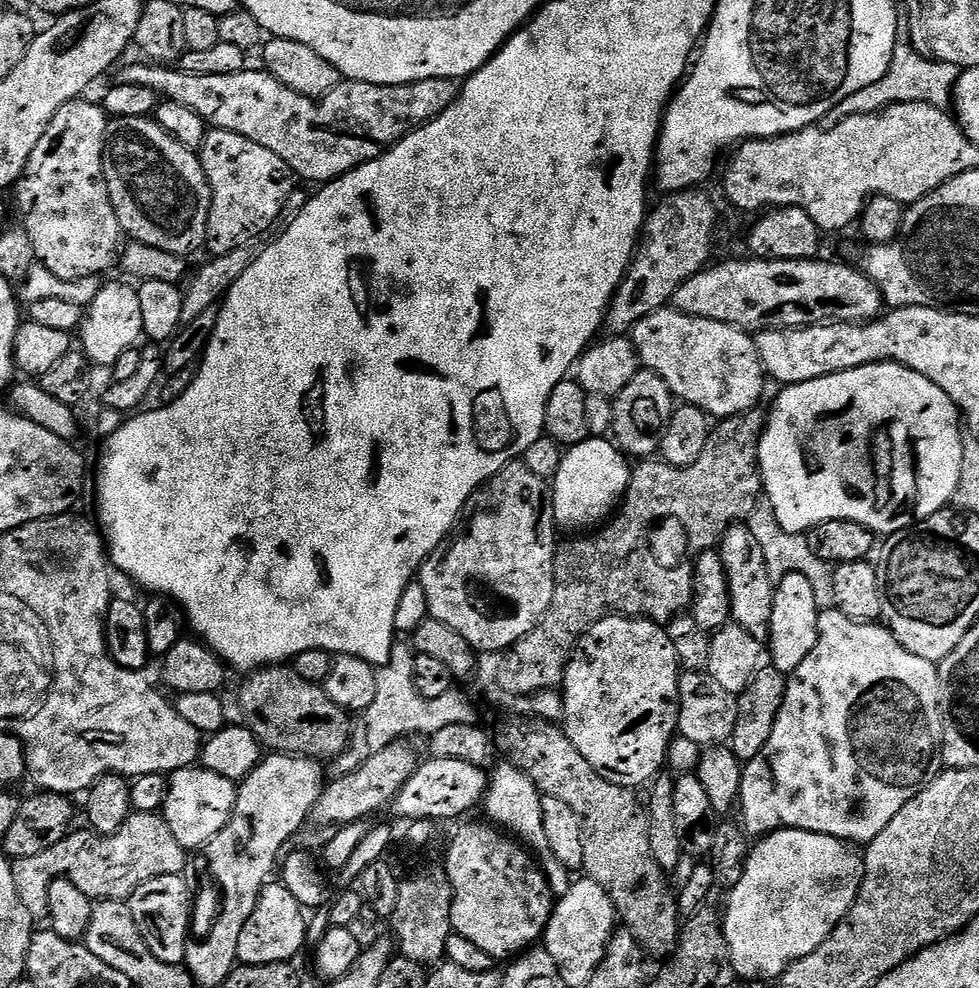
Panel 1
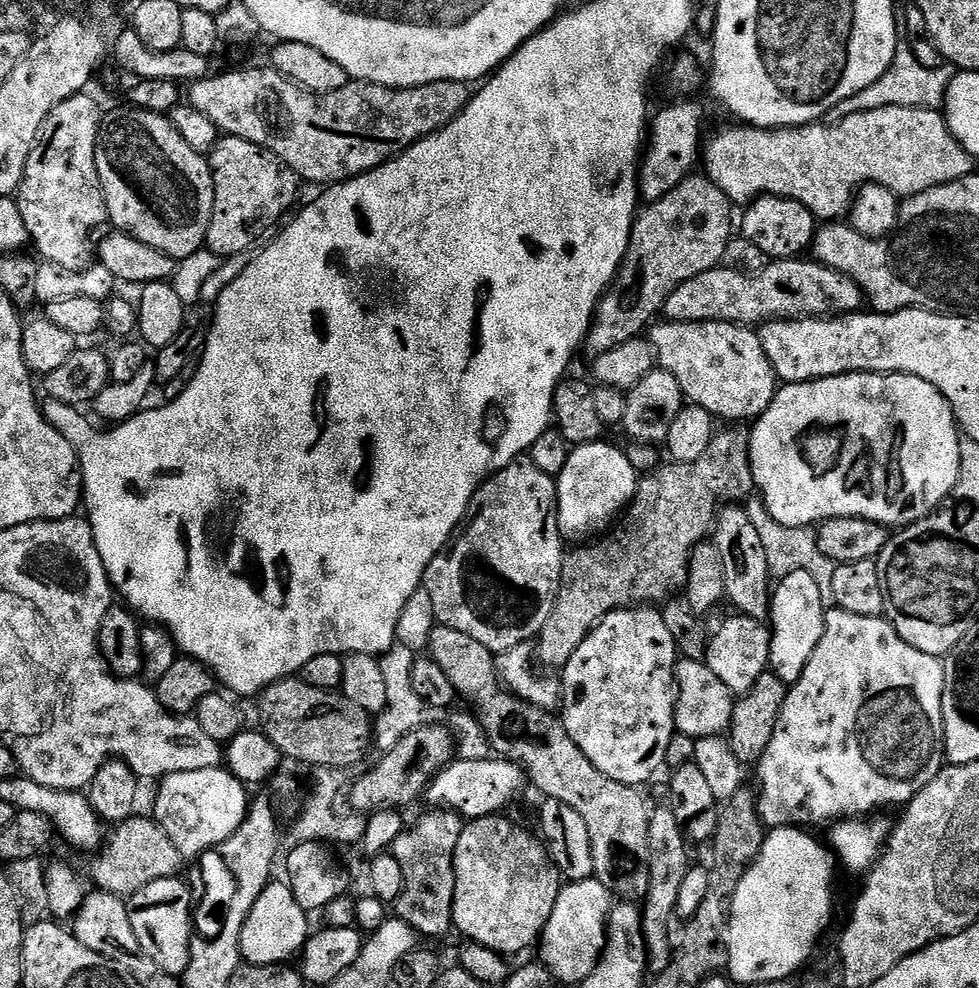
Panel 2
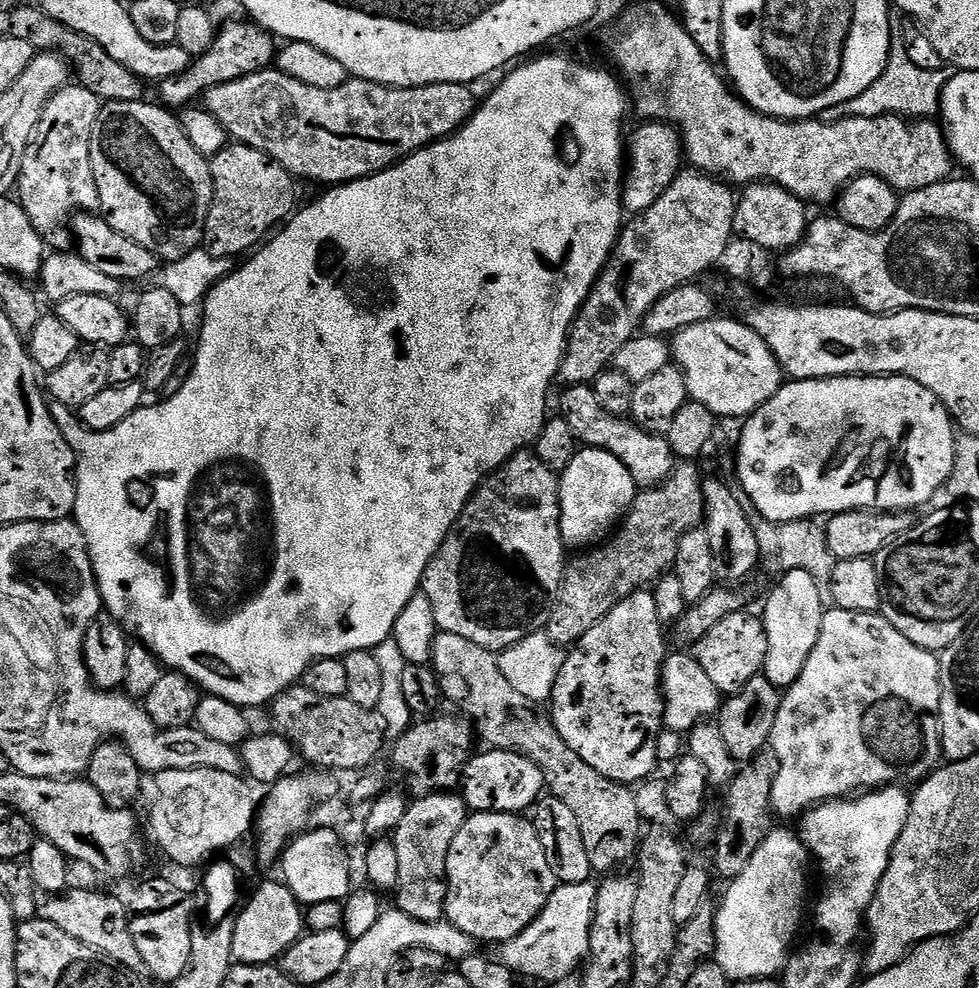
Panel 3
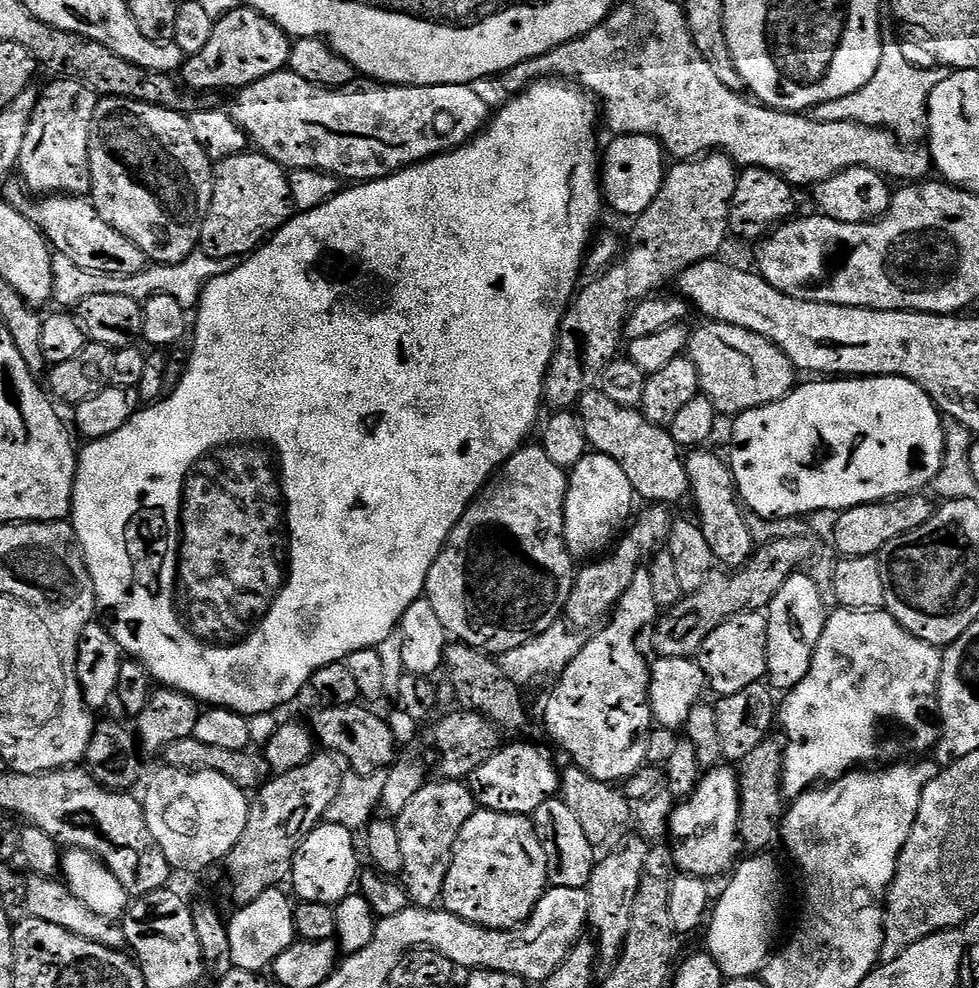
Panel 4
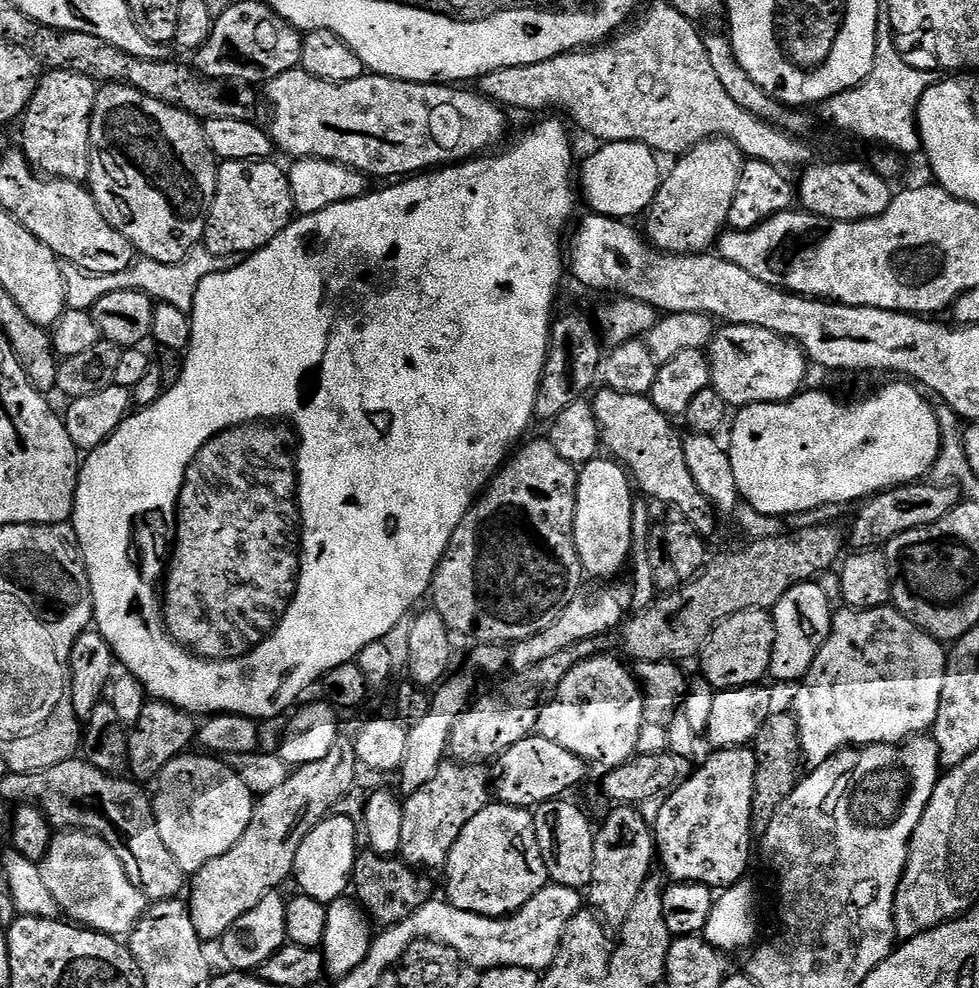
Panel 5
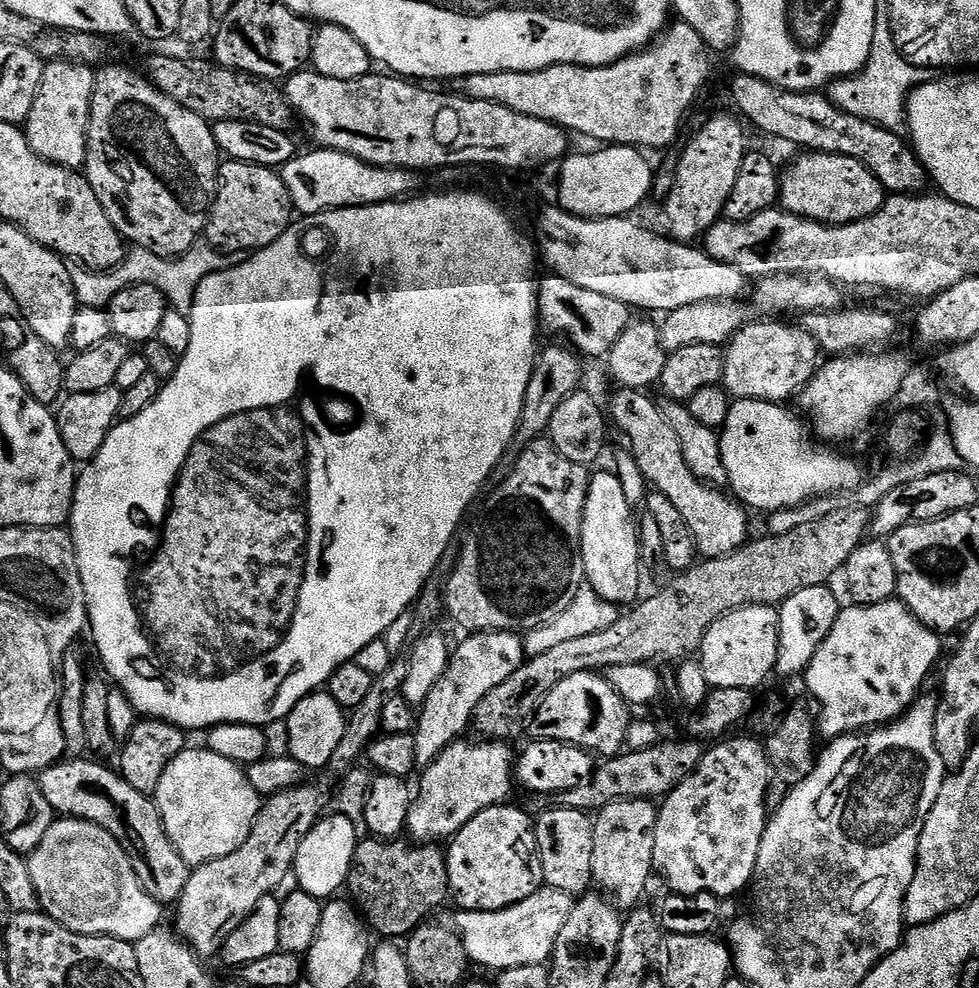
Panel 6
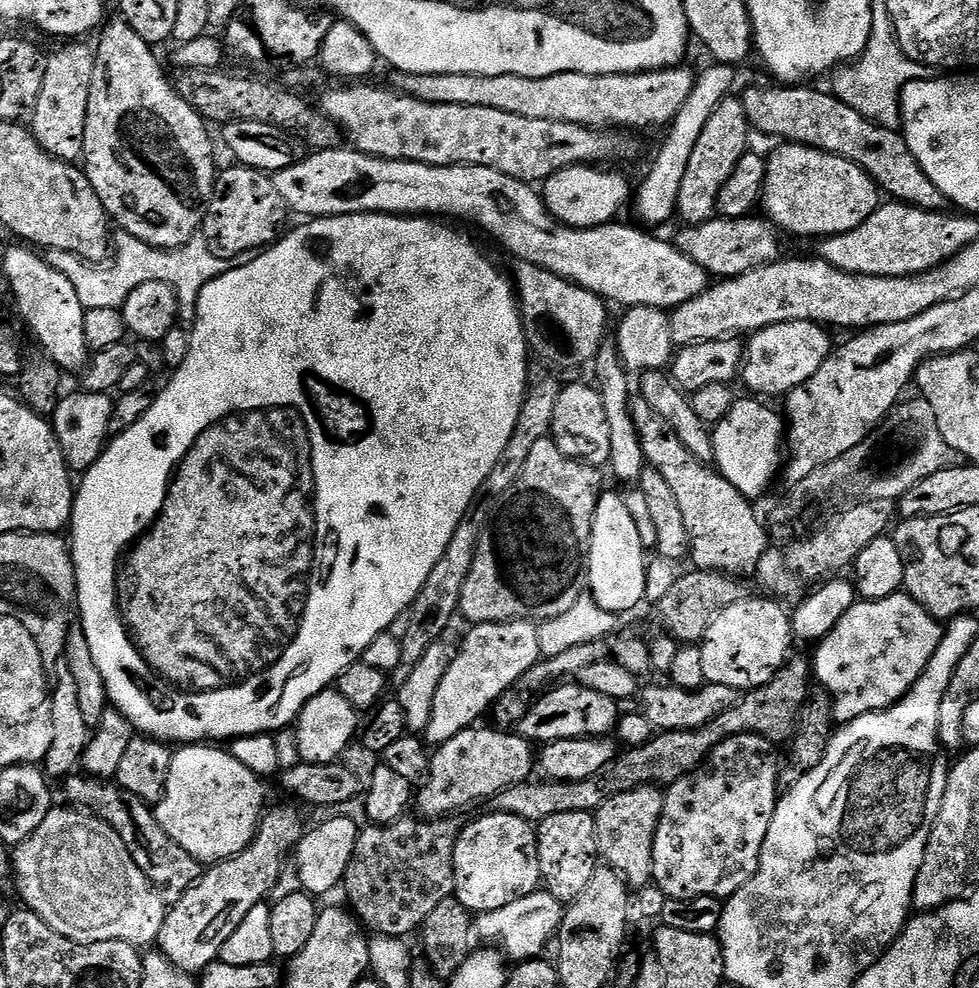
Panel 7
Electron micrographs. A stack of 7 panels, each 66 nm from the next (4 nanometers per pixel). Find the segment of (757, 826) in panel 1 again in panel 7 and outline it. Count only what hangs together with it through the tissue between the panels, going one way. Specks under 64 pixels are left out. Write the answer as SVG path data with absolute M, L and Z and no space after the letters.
M903 590L894 593L890 598L882 598L881 600L860 600L853 604L850 610L846 610L846 614L842 614L842 618L834 626L834 630L830 630L830 634L815 645L816 660L814 656L814 676L817 681L820 679L819 687L831 695L833 721L835 721L837 725L843 726L849 724L854 718L862 718L862 714L881 712L890 706L894 706L910 689L912 689L914 682L916 682L922 674L922 670L926 670L930 658L934 656L934 650L938 648L941 635L941 621L935 620L917 600Z

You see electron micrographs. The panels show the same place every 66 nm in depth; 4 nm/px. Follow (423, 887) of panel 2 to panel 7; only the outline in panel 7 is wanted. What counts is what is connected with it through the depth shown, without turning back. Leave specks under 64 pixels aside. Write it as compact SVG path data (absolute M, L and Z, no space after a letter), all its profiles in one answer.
M475 727L462 730L462 734L454 734L450 742L439 745L431 753L428 774L419 785L414 800L415 807L420 807L421 817L438 820L460 814L456 812L479 800L491 801L502 790L523 784L531 777L528 775L534 772L533 745L519 734L492 728L484 728L481 732L476 732Z

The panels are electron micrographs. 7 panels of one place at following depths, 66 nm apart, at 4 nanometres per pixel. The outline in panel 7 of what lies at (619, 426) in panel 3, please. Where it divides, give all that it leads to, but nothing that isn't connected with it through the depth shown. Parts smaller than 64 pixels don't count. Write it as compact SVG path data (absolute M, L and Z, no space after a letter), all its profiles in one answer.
M636 398L630 405L647 467L658 470L678 497L678 506L686 521L691 567L702 572L722 572L733 578L744 578L747 572L749 575L770 547L769 529L761 513L759 516L752 509L753 501L734 490L715 467L694 458L690 450L682 446L678 434L670 430L668 423L646 401Z

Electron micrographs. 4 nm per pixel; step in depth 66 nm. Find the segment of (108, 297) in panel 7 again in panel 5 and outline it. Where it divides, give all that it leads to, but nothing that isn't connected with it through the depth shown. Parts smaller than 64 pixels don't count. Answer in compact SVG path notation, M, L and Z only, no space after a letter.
M197 246L190 250L190 254L186 254L186 258L182 258L176 264L163 264L157 260L140 258L118 274L95 276L93 272L87 272L67 262L61 263L60 269L66 286L68 308L86 312L91 310L94 302L98 302L98 298L106 298L106 294L114 294L114 290L138 290L152 297L153 301L178 306L178 310L191 313L194 294L198 294L198 286L202 278L210 278L210 274L230 270L240 262L239 256L215 256L203 246Z

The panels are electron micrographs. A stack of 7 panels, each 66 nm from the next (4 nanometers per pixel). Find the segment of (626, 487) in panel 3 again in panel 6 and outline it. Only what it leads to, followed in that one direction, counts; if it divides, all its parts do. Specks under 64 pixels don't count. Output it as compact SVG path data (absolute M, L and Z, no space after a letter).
M593 471L588 482L586 506L582 514L580 557L584 563L587 587L592 588L610 604L628 606L641 595L639 592L642 565L637 523L637 517L630 502L626 502L626 493L622 490L622 482L618 482L615 471Z

